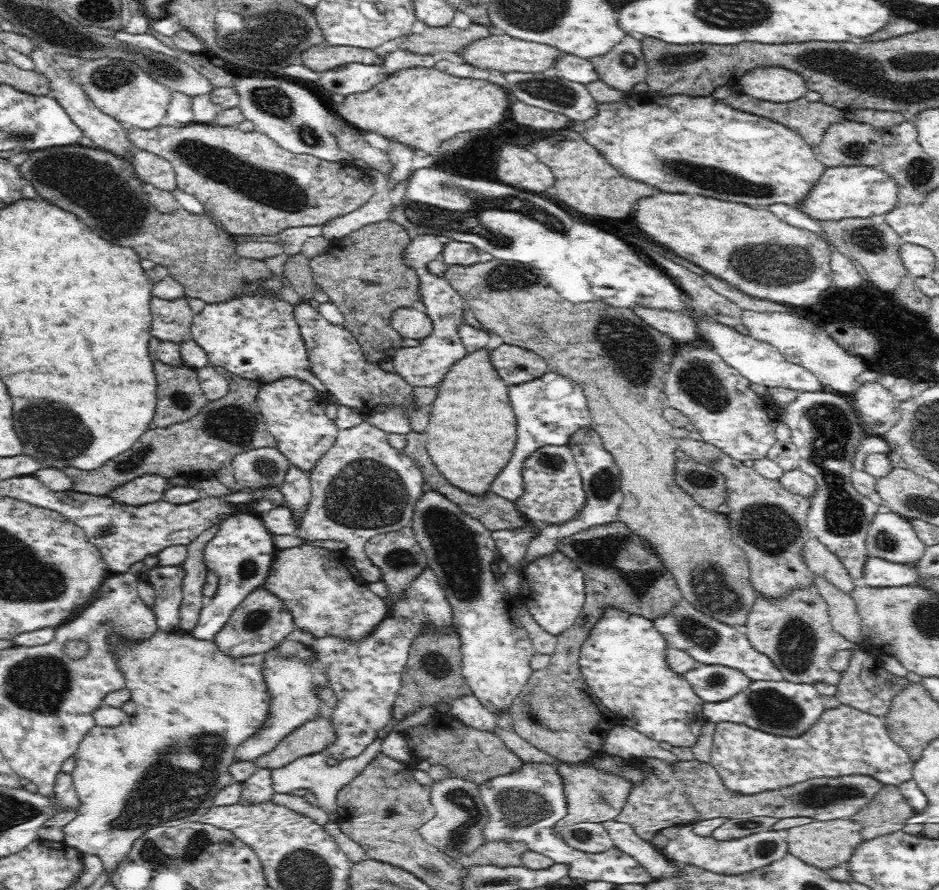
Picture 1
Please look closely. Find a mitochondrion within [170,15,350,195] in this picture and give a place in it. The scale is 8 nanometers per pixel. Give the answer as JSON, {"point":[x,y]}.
{"point":[271,100]}

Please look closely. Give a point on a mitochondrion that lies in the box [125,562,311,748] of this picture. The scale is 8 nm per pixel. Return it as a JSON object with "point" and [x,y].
{"point":[257,619]}

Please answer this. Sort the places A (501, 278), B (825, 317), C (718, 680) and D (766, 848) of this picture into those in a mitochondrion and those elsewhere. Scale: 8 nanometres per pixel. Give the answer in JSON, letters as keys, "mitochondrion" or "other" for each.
{"A":"mitochondrion","B":"other","C":"mitochondrion","D":"mitochondrion"}

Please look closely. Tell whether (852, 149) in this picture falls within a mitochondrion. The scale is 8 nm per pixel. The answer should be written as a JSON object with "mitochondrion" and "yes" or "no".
{"mitochondrion":"yes"}

